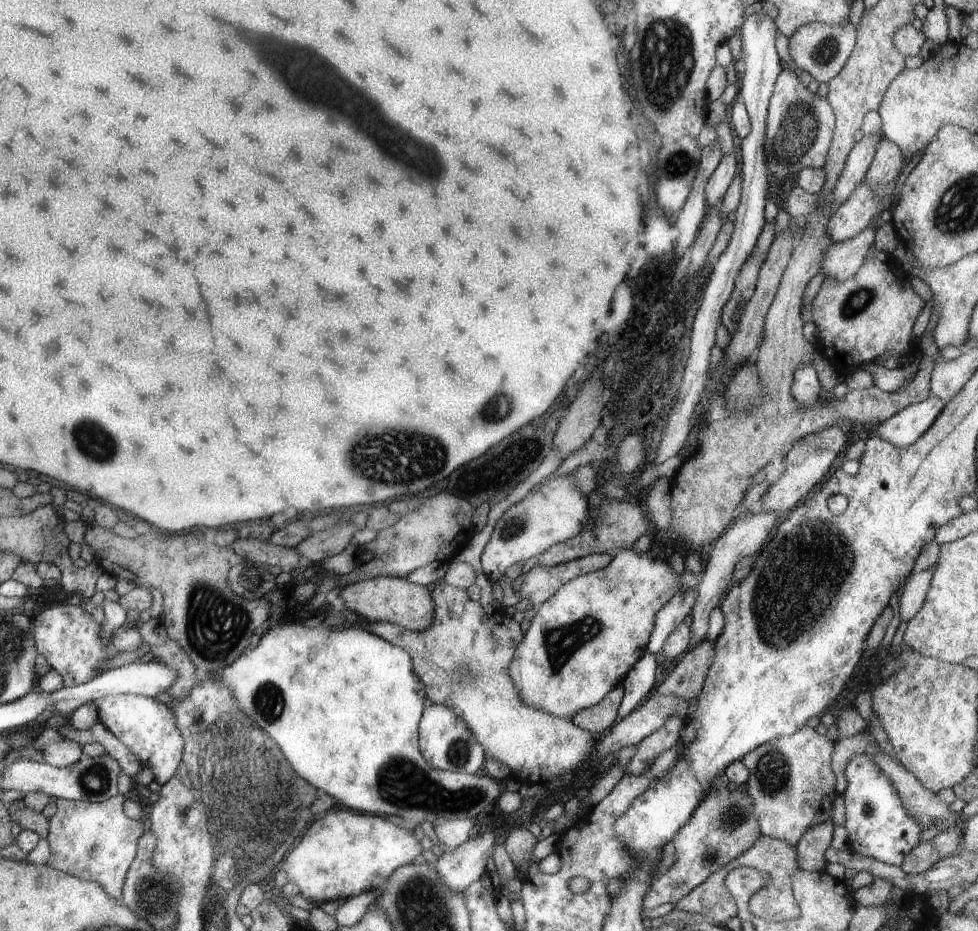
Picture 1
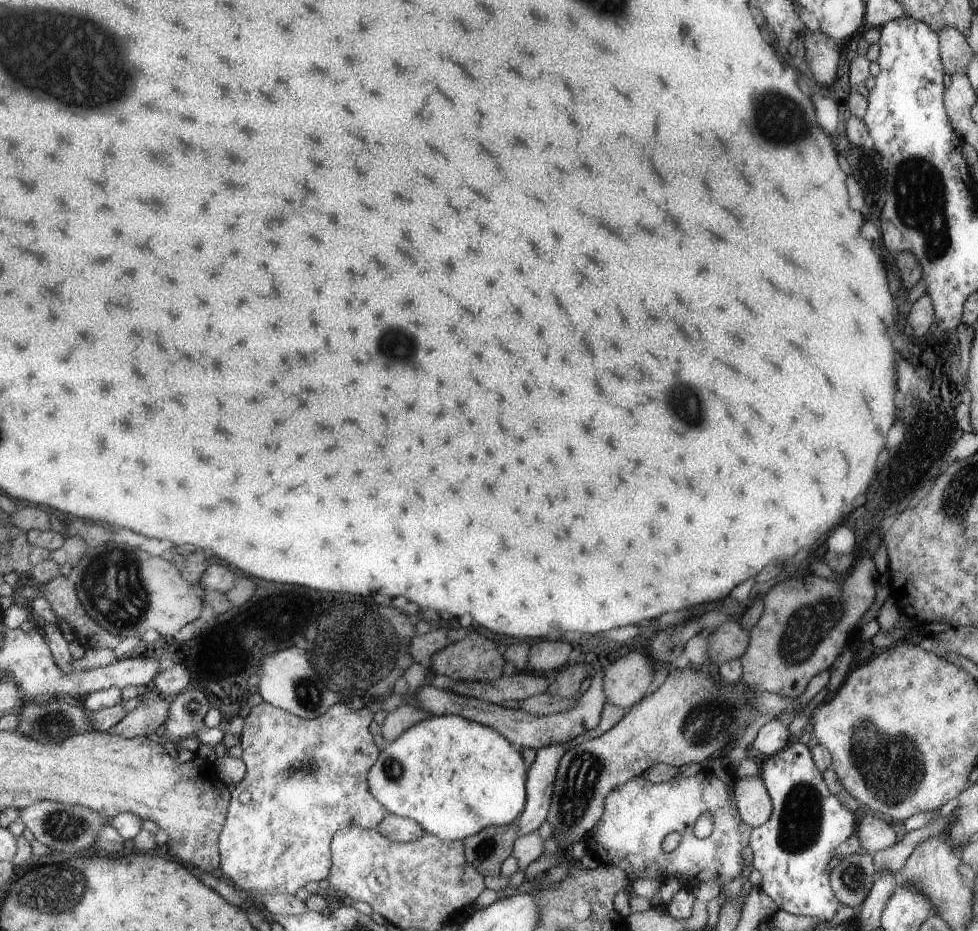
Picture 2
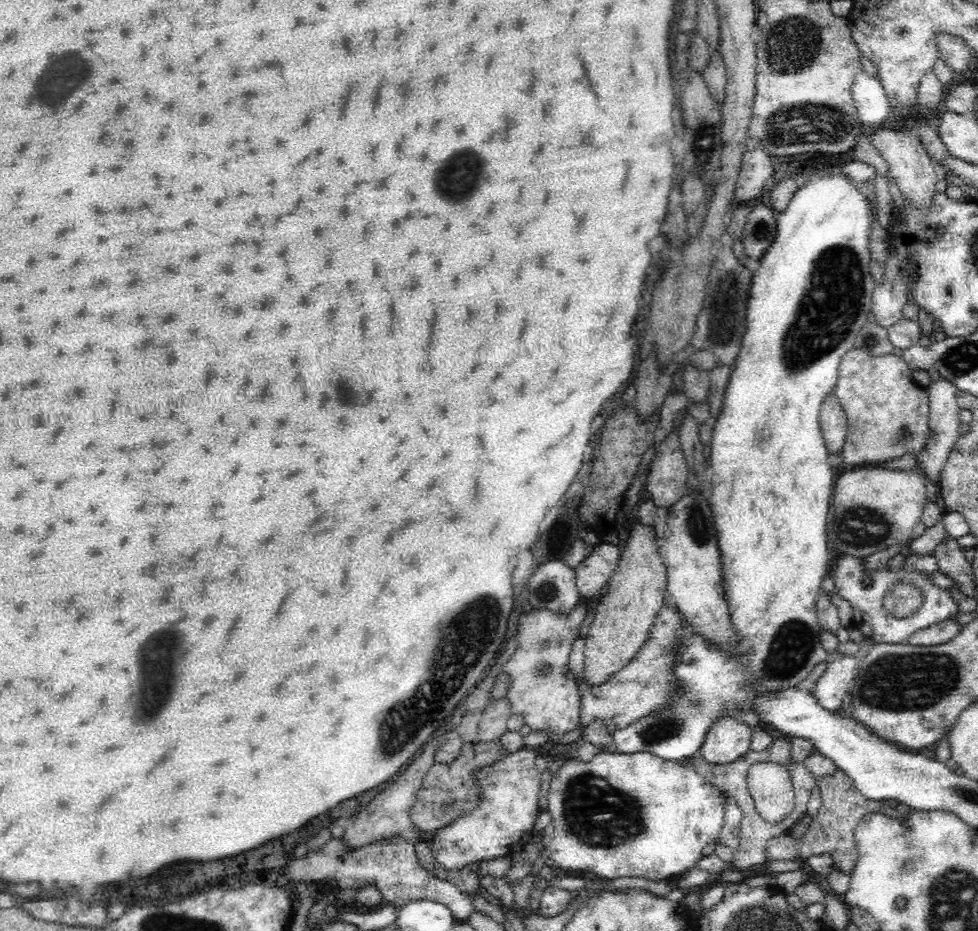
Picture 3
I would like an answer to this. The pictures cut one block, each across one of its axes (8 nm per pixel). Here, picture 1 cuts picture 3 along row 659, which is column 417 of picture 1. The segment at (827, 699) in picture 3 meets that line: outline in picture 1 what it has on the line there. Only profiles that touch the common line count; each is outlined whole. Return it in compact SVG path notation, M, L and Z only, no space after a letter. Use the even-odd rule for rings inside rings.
M333 808L307 826L299 844L283 860L281 872L285 872L287 884L295 884L299 894L313 902L313 908L319 908L327 902L349 900L369 890L379 890L399 866L409 866L421 854L423 848L419 844L409 830L397 828L389 820Z

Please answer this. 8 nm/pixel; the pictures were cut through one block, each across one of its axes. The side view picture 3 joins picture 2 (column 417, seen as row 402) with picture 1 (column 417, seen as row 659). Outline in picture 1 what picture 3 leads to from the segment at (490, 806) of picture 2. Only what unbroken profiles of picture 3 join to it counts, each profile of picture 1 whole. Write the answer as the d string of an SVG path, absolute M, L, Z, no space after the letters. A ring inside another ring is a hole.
M277 622L259 638L247 656L239 656L229 668L217 674L217 680L235 690L239 706L253 716L263 732L275 736L283 748L293 772L307 780L317 792L329 794L341 808L365 812L369 816L399 816L411 830L423 822L479 820L489 818L495 806L501 782L489 774L453 774L425 762L415 748L417 722L427 706L423 682L413 672L409 654L391 642L361 628L331 630L327 626L303 628L301 624Z

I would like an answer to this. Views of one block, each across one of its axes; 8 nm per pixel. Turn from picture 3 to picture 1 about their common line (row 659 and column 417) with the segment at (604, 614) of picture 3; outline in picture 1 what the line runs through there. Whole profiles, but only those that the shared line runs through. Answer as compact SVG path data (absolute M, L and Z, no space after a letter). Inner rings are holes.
M371 578L363 582L349 584L339 590L339 596L345 604L345 610L361 616L369 624L389 622L397 624L399 628L411 630L411 632L427 632L433 628L433 602L427 586L415 586L409 580L403 578Z

